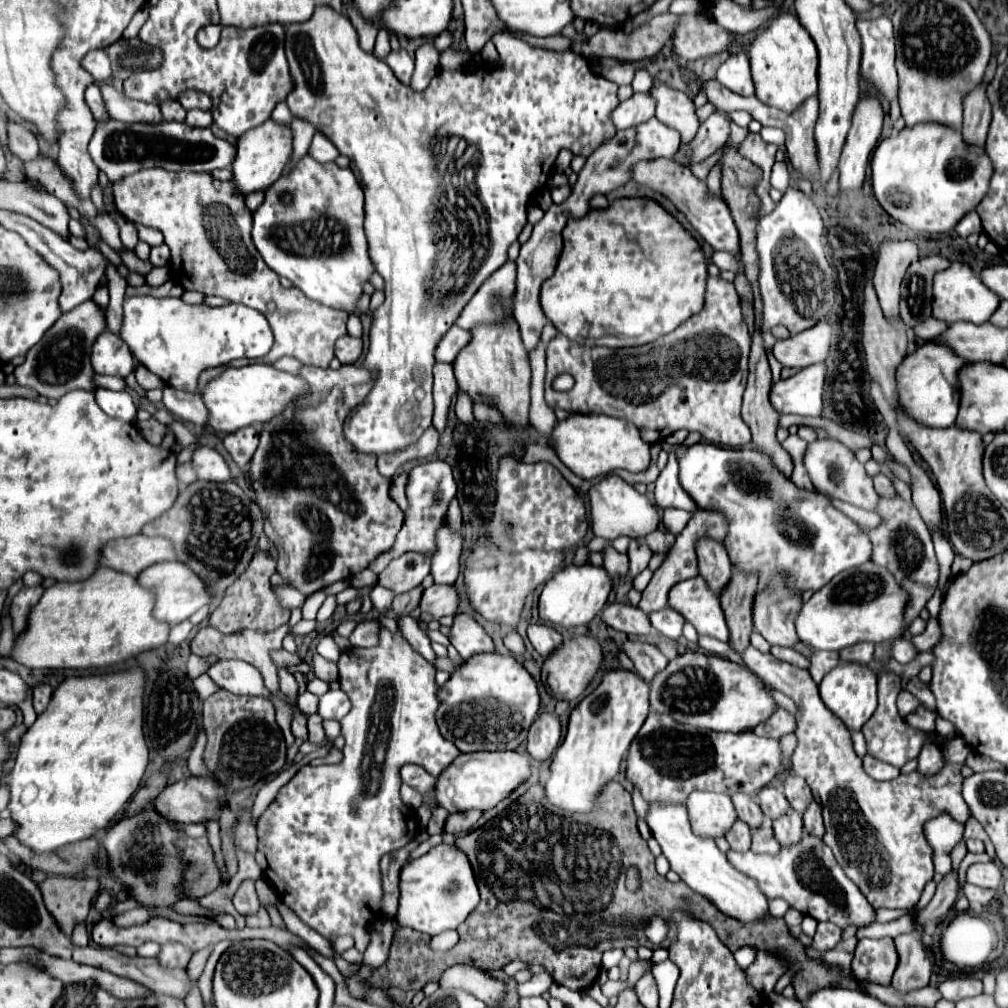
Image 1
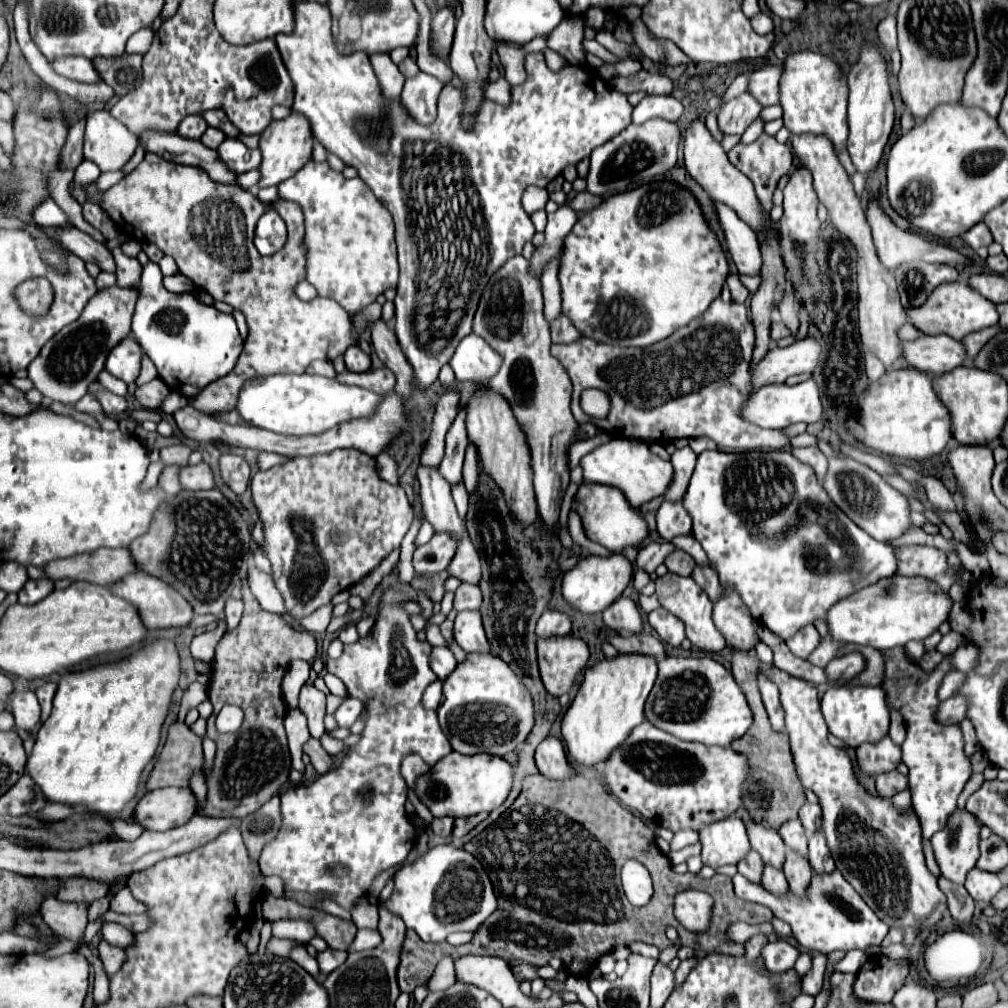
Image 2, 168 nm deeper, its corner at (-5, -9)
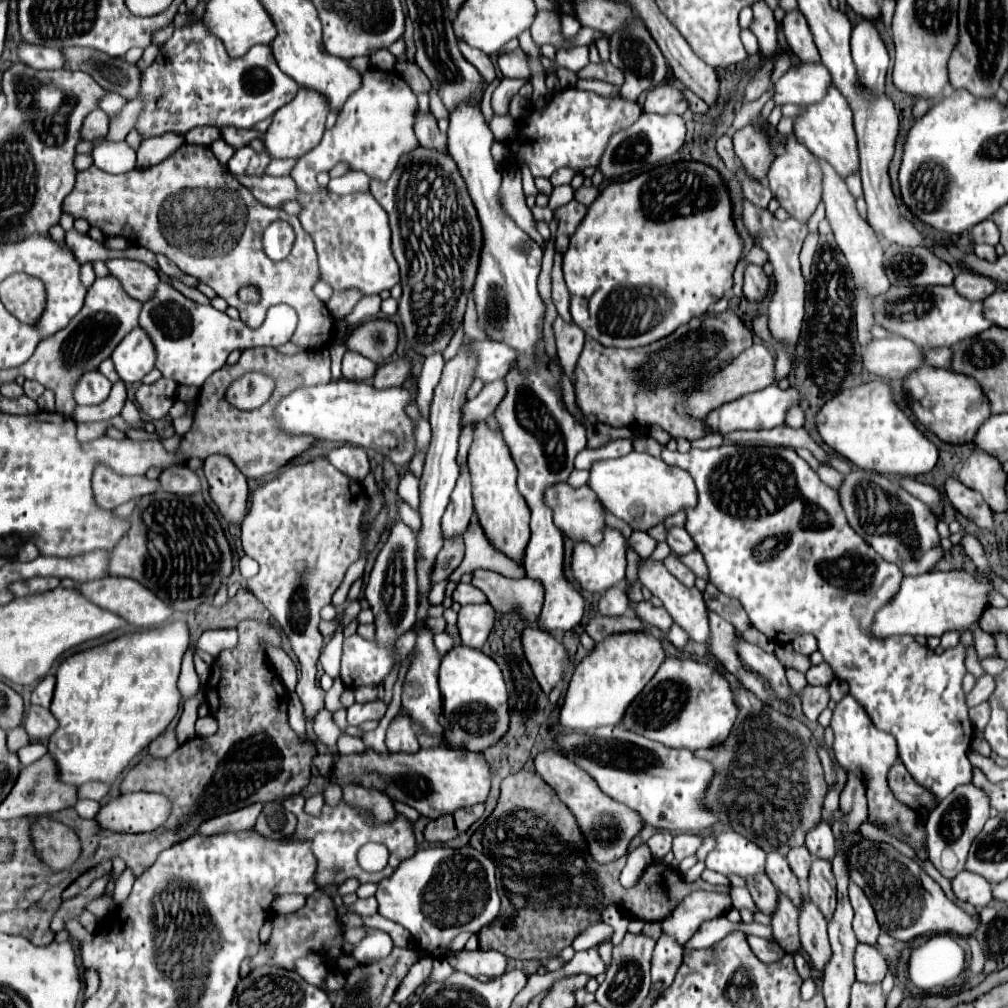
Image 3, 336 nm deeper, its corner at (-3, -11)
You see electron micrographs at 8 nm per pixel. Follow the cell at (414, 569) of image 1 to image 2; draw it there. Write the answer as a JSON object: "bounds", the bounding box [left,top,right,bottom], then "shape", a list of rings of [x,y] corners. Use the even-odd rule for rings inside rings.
{"bounds":[412,533,456,575],"shape":[[[442,533],[434,535],[426,545],[418,547],[412,557],[412,565],[416,575],[436,575],[438,571],[444,571],[456,551],[456,541]]]}

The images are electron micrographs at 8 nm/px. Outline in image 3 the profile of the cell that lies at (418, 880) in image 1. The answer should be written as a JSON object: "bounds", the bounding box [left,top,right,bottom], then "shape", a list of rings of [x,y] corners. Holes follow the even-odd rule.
{"bounds":[376,845,500,957],"shape":[[[470,845],[460,849],[418,849],[414,857],[402,861],[402,865],[390,877],[376,883],[378,913],[410,931],[410,935],[422,943],[422,951],[428,955],[446,957],[456,935],[464,931],[478,933],[498,915],[500,897],[496,891],[494,873],[494,863]]]}

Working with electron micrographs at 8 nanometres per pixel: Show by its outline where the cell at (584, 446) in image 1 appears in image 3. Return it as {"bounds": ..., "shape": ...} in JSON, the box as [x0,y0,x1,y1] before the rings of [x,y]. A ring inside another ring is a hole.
{"bounds":[588,451,696,531],"shape":[[[630,451],[618,459],[596,461],[590,469],[588,485],[612,515],[624,519],[632,529],[638,531],[648,531],[658,523],[664,523],[664,519],[676,511],[696,505],[696,487],[686,471],[638,451]]]}

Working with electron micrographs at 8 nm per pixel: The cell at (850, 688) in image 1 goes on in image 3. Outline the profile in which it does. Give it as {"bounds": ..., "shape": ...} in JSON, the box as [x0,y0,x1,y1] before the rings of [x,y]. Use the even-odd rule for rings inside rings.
{"bounds":[830,695,926,849],"shape":[[[846,695],[834,709],[830,727],[834,729],[834,759],[840,763],[842,769],[846,769],[848,773],[862,773],[864,775],[864,783],[866,783],[866,797],[868,797],[868,819],[876,825],[882,825],[884,831],[910,845],[912,849],[926,849],[926,827],[922,825],[920,815],[902,805],[902,801],[898,801],[894,797],[894,793],[890,793],[888,787],[888,771],[894,765],[894,761],[898,759],[898,749],[896,749],[896,739],[880,729],[874,727],[874,723],[870,721],[868,713],[864,711],[864,707],[852,697]]]}

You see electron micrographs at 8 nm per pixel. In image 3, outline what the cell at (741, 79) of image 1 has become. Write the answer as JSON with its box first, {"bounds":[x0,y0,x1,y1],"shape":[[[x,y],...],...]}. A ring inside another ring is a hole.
{"bounds":[774,65,832,105],"shape":[[[800,65],[774,83],[774,101],[778,105],[812,105],[814,101],[822,101],[822,97],[826,97],[826,89],[830,85],[832,77],[824,65]]]}

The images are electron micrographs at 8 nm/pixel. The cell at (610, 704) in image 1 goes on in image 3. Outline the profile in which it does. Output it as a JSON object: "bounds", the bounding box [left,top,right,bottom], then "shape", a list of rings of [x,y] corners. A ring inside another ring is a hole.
{"bounds":[560,631,666,731],"shape":[[[646,631],[620,633],[596,643],[592,653],[586,655],[574,669],[560,711],[560,723],[568,731],[588,731],[602,725],[620,725],[626,707],[654,677],[664,659],[666,653],[660,639]]]}

